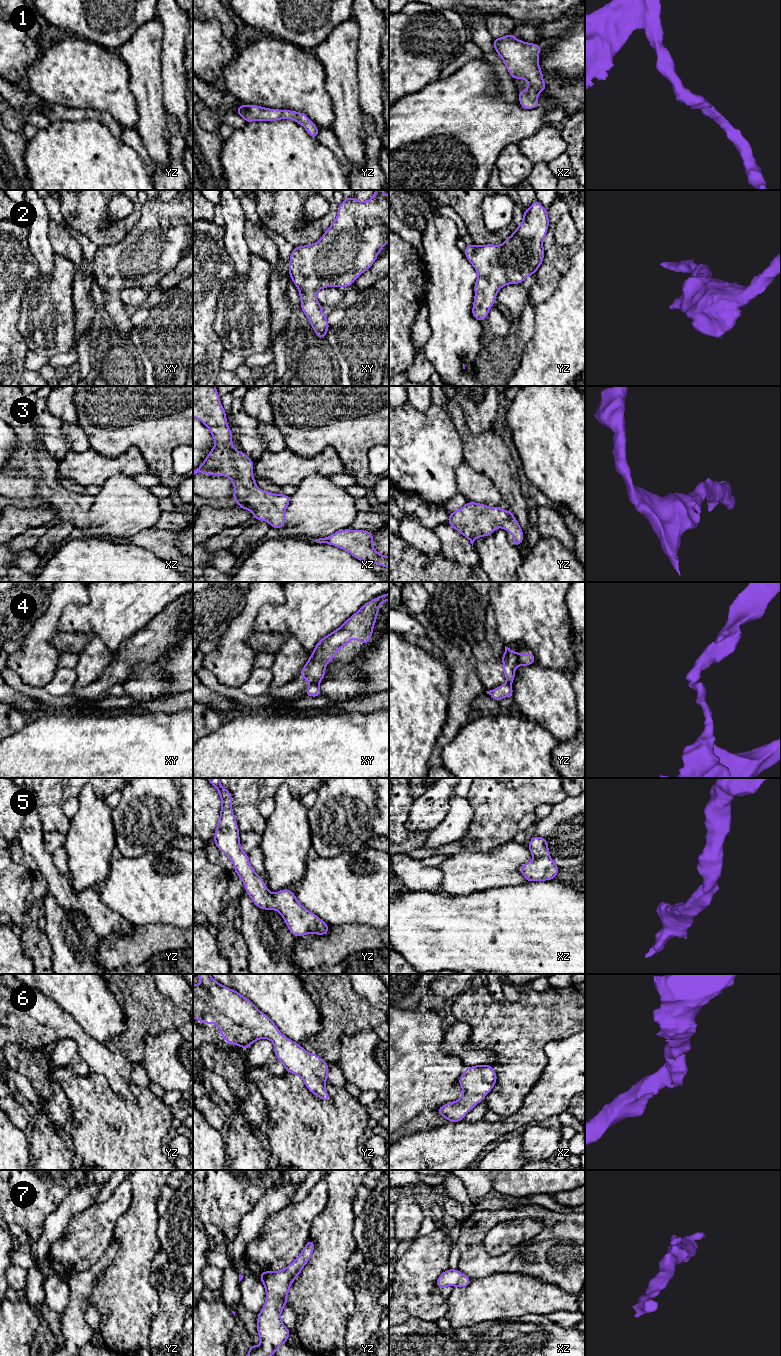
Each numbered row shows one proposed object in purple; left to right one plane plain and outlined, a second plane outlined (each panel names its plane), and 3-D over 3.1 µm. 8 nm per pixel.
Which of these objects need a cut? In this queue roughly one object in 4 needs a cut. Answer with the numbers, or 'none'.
4

